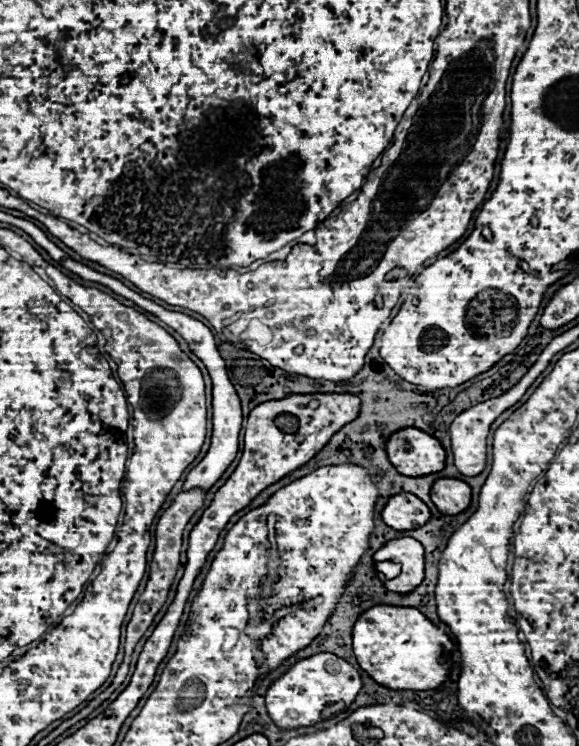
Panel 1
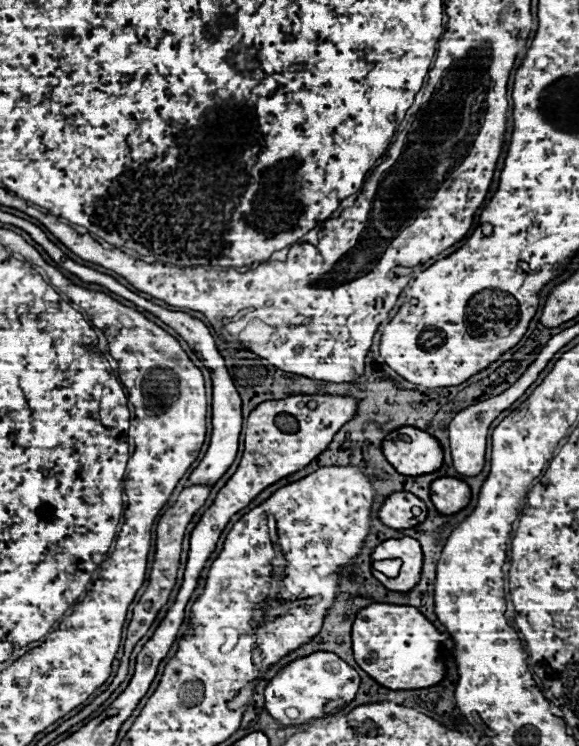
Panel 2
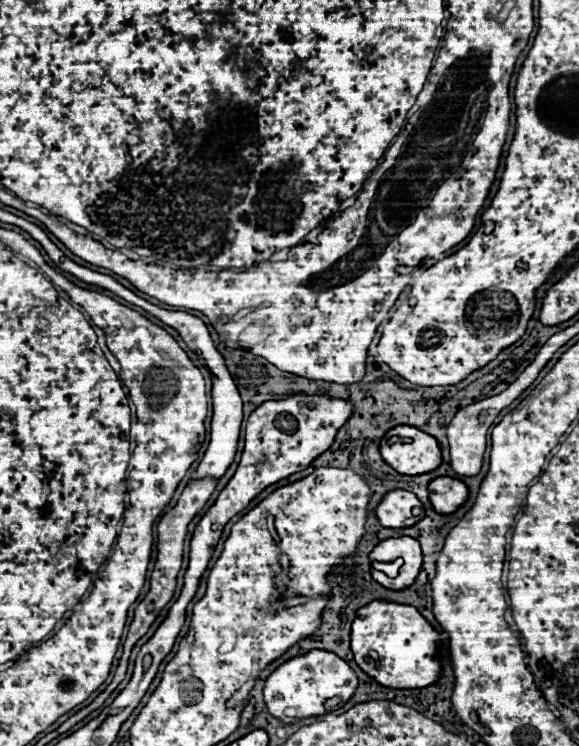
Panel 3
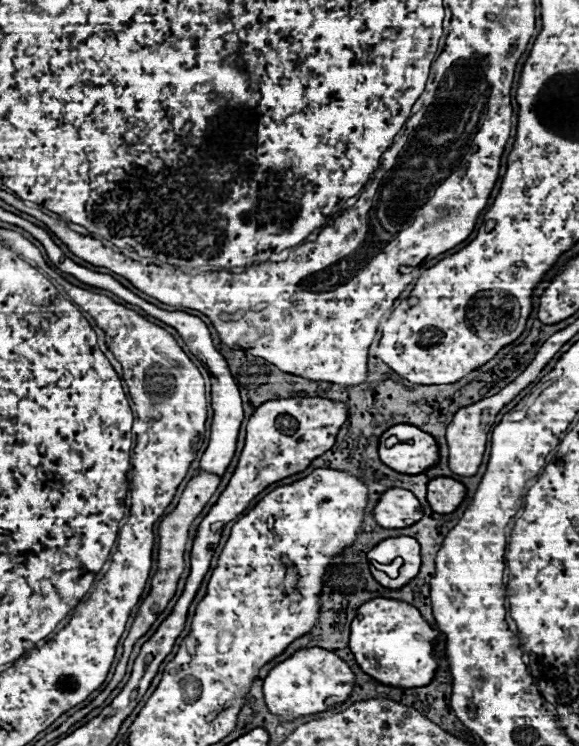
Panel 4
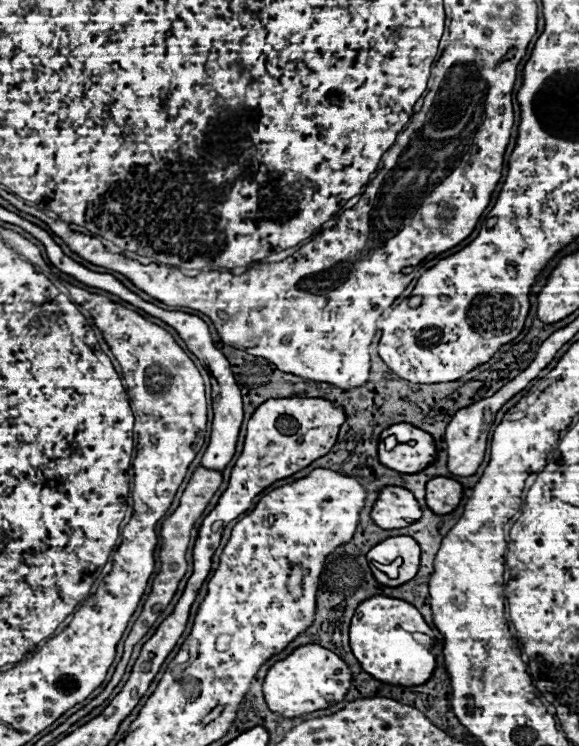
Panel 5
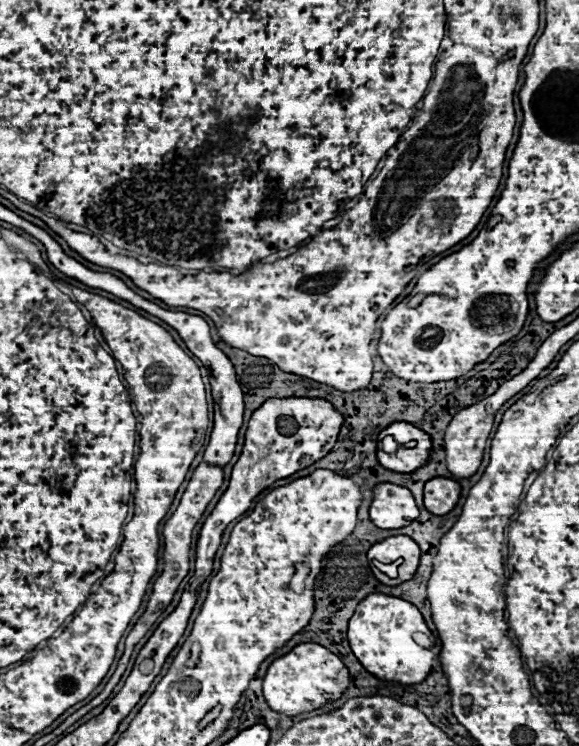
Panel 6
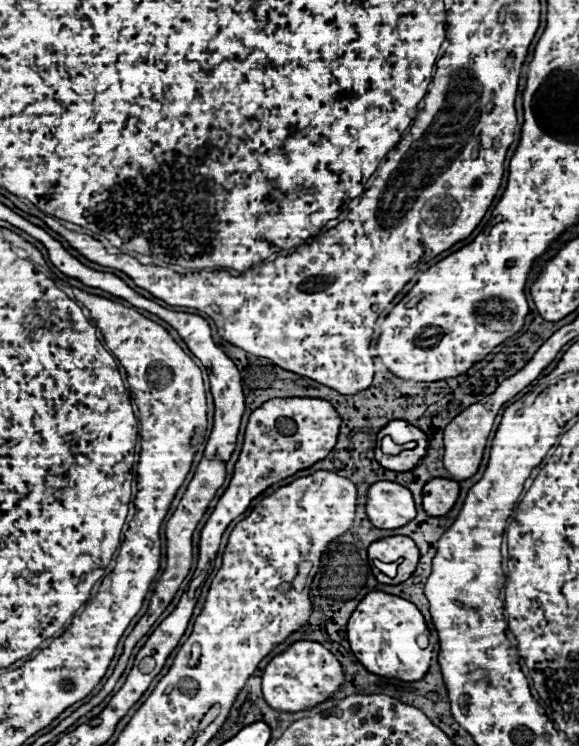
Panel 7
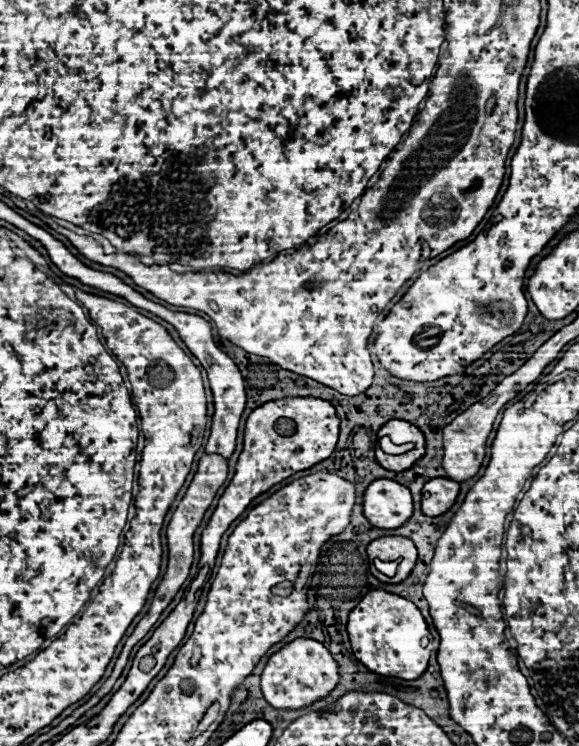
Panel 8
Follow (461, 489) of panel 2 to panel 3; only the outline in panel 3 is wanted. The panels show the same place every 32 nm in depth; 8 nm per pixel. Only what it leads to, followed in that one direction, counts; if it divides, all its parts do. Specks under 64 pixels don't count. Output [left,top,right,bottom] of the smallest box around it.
[430,476,468,514]

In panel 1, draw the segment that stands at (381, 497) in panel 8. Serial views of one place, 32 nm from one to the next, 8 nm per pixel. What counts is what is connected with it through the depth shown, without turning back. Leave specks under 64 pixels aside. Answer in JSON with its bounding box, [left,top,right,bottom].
[382,492,430,530]

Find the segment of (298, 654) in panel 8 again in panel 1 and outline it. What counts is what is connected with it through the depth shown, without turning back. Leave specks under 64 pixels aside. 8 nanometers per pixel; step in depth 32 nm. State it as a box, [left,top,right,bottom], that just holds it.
[266,652,362,730]

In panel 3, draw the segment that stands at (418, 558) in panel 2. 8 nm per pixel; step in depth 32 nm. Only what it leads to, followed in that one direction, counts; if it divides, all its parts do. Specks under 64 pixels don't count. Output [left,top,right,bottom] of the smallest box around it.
[370,536,422,590]

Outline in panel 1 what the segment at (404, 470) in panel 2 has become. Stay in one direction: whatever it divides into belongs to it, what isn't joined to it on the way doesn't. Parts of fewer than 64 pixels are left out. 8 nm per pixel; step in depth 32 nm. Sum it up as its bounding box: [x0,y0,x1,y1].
[386,428,446,478]

